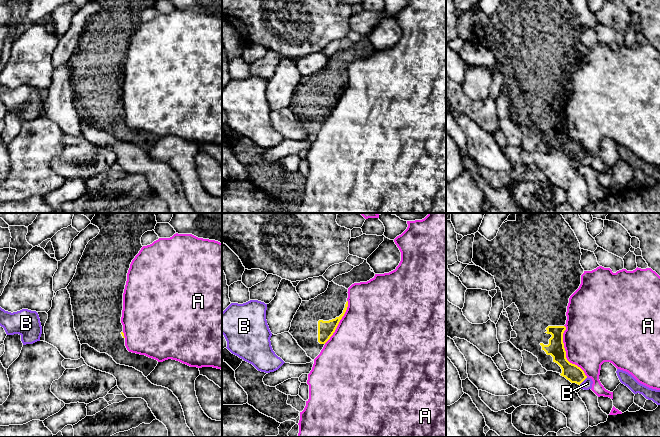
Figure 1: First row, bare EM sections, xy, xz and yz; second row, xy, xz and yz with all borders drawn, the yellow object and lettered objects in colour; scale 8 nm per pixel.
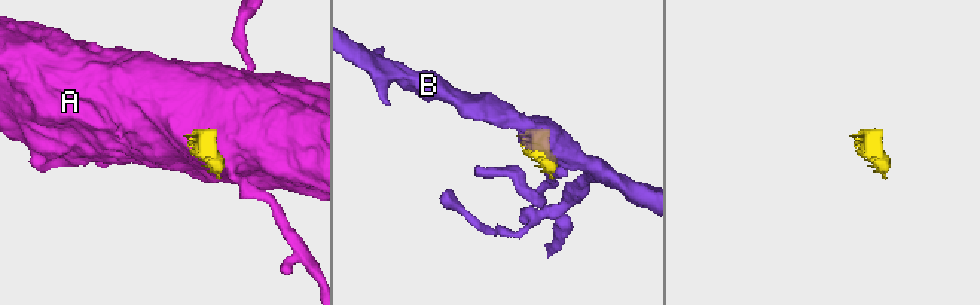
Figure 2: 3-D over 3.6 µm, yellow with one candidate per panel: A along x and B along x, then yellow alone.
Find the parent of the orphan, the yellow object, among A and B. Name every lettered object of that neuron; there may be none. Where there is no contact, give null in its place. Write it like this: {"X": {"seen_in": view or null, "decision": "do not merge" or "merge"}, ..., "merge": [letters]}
{"A": {"seen_in": "yz", "decision": "do not merge"}, "B": {"seen_in": "yz", "decision": "do not merge"}, "merge": []}

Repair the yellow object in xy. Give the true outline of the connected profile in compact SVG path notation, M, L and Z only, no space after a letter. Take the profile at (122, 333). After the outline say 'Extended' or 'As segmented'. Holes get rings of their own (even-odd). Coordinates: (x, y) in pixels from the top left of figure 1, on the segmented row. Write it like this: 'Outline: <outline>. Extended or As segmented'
Outline: M95 213L91 224L97 226L100 232L86 245L77 265L76 273L66 288L71 298L75 331L81 345L88 344L98 352L111 356L117 364L133 367L147 377L155 369L158 361L127 350L121 317L127 273L132 260L143 247L141 244L142 235L155 229L157 224L155 213Z. Extended

